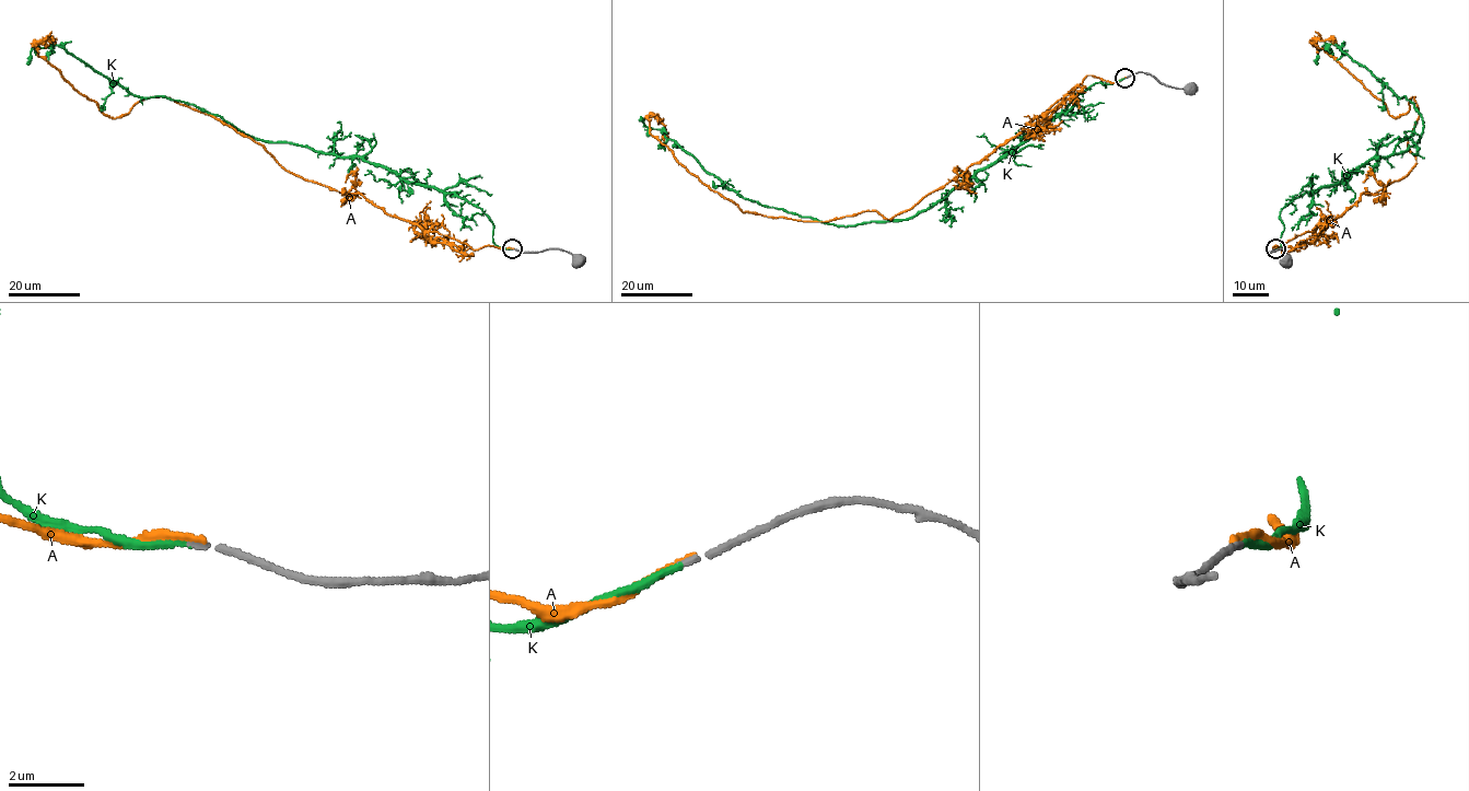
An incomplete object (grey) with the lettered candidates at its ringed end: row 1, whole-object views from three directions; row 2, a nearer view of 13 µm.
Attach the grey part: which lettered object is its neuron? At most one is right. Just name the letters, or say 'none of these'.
K

